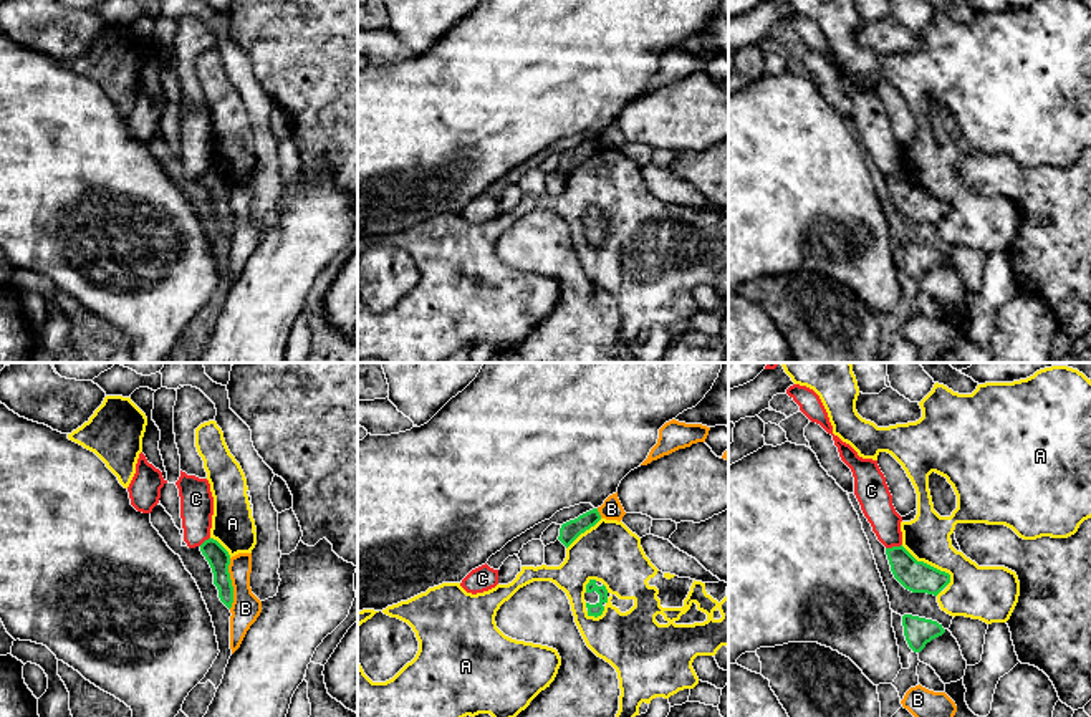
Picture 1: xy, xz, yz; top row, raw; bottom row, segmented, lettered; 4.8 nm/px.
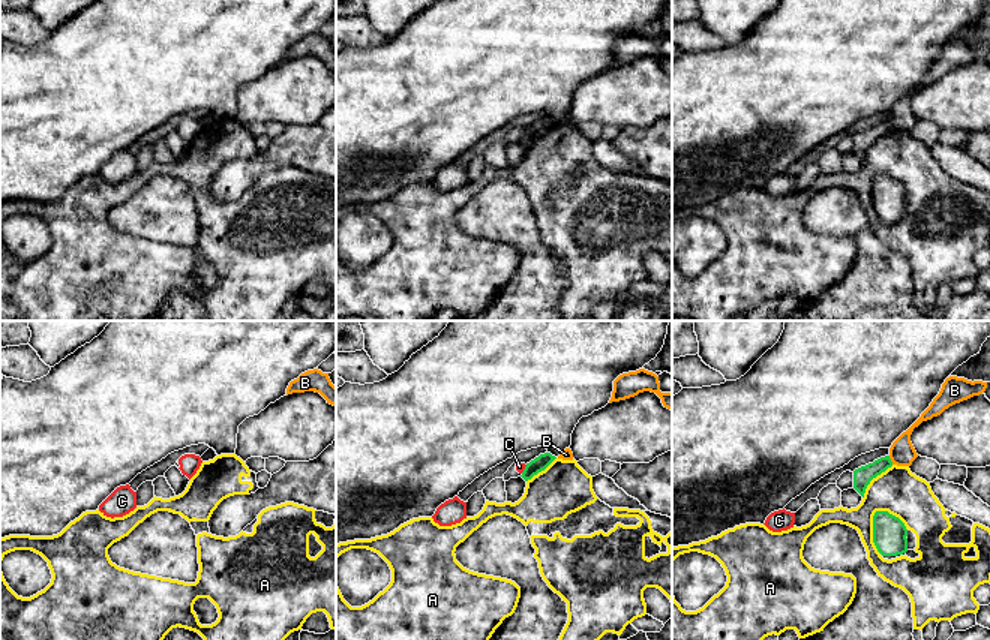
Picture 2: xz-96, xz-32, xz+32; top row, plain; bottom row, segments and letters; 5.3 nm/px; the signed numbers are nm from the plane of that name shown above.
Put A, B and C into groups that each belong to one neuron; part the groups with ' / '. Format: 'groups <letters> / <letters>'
groups A / B / C

